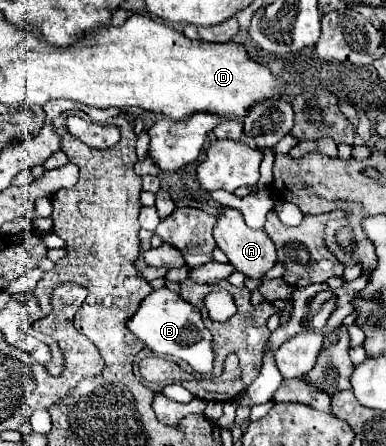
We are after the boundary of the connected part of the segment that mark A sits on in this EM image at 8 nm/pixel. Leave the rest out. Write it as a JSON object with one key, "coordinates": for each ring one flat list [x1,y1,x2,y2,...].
{"coordinates":[[224,209,216,227,214,227,214,239,218,249,230,259,230,265,234,265,236,271,240,271,246,279,262,279,274,265,276,265,276,249,272,239,264,231,250,229,242,213,238,209]]}

